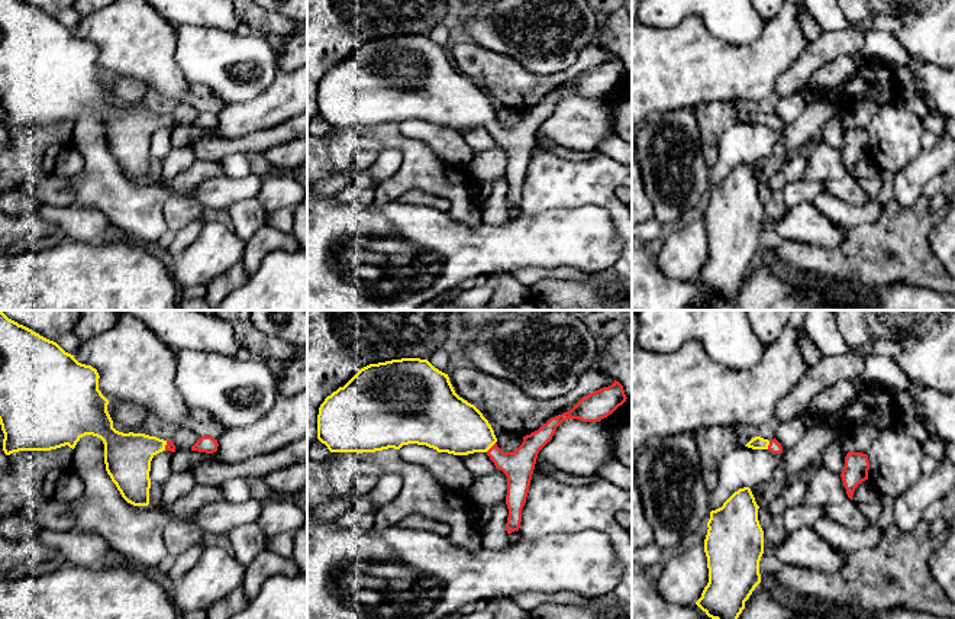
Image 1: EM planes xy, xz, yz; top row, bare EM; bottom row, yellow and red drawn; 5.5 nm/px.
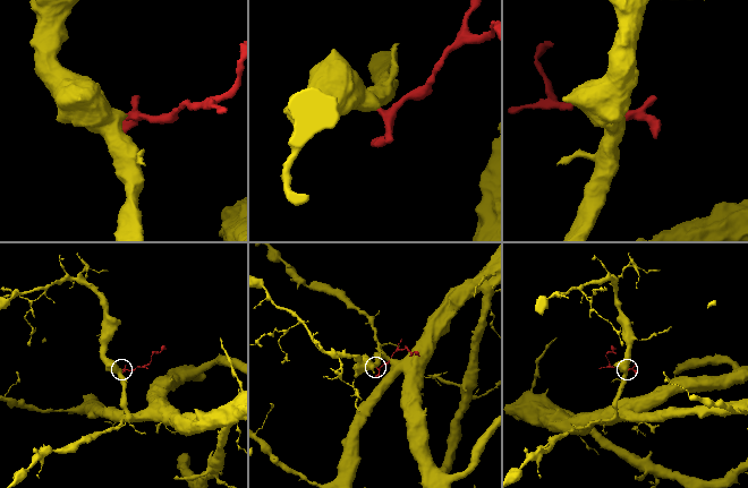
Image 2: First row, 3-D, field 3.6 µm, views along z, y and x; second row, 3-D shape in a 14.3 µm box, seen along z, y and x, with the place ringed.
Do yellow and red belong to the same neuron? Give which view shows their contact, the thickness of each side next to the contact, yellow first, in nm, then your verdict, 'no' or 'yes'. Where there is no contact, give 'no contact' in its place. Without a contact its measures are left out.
xz | 320/170 nm | yes

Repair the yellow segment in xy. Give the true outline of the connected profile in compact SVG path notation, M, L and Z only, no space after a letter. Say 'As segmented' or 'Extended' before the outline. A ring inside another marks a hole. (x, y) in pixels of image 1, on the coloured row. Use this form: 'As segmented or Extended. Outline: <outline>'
Extended. Outline: M0 310L0 425L4 433L4 454L51 451L65 445L74 449L83 436L97 436L104 444L106 471L122 497L133 506L148 506L151 461L165 449L175 452L175 445L172 441L164 441L145 433L123 433L116 431L107 412L109 400L99 390L99 378L100 375L96 368L78 362L74 355L65 352L57 342L19 325Z

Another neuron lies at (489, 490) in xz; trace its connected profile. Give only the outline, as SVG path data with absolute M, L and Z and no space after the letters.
M499 468L488 475L474 477L467 494L474 504L488 506L494 510L500 502L506 500L507 477Z

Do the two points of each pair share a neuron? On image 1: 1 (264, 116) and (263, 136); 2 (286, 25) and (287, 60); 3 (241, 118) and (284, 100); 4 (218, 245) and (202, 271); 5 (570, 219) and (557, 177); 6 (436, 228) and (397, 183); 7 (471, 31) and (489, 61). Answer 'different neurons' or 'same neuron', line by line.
1: different neurons
2: different neurons
3: same neuron
4: same neuron
5: different neurons
6: different neurons
7: different neurons

